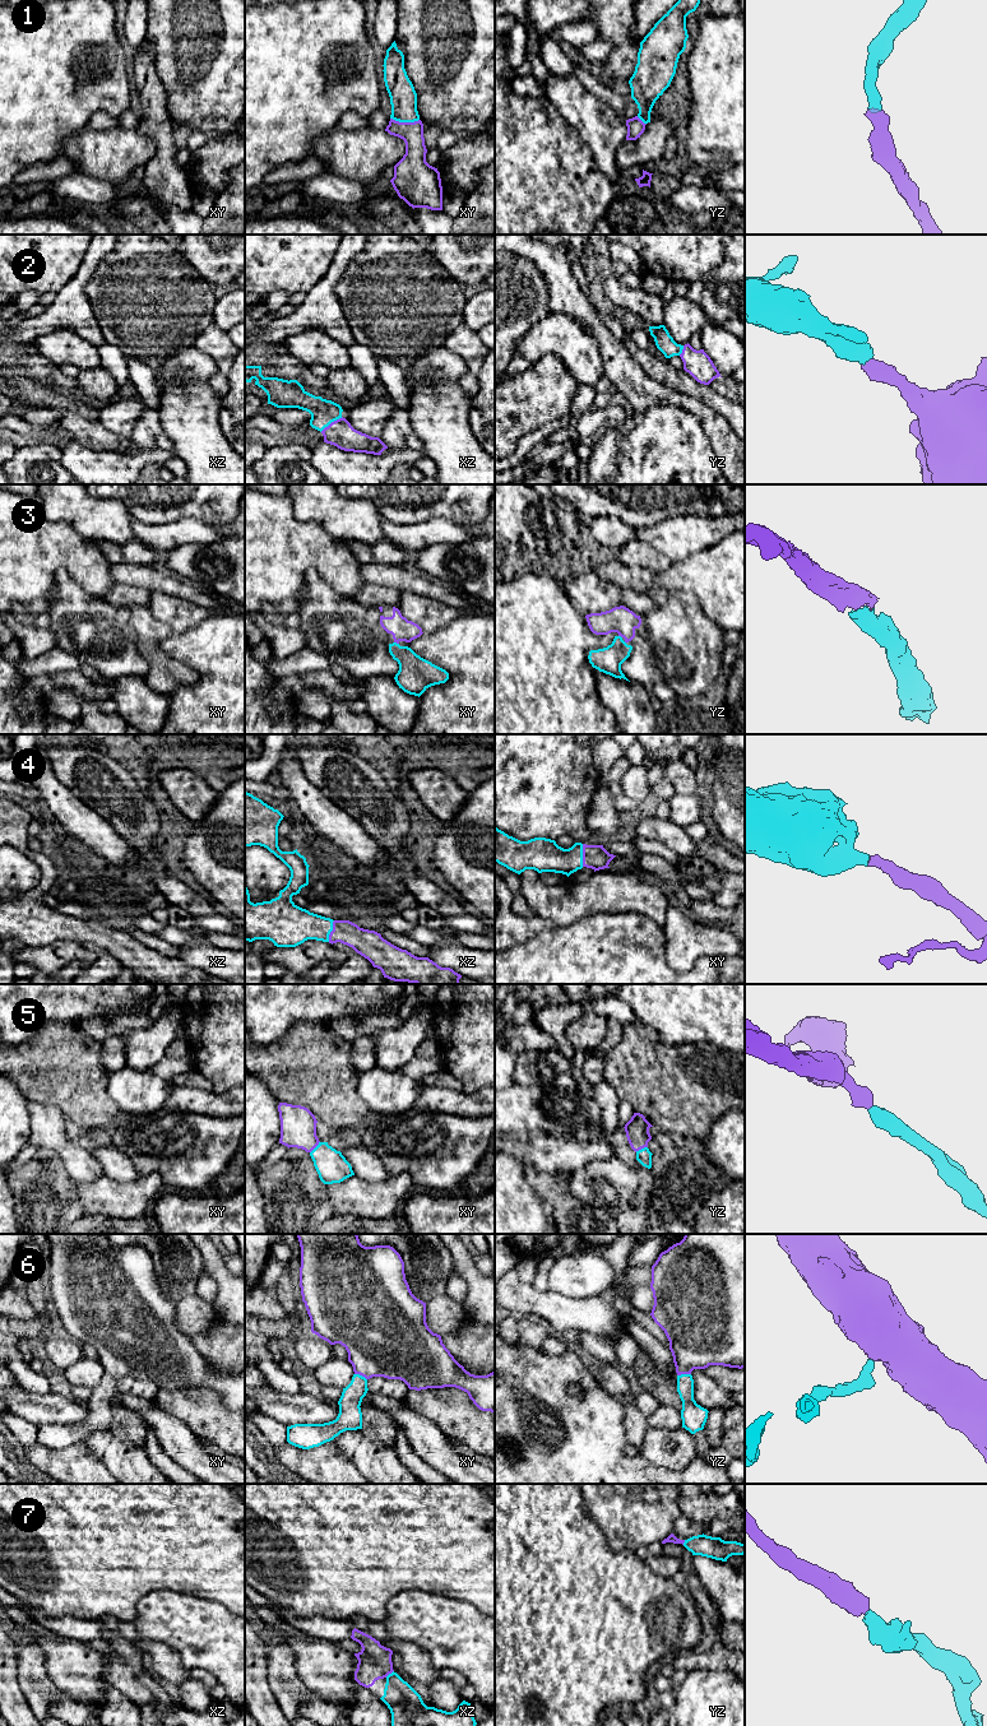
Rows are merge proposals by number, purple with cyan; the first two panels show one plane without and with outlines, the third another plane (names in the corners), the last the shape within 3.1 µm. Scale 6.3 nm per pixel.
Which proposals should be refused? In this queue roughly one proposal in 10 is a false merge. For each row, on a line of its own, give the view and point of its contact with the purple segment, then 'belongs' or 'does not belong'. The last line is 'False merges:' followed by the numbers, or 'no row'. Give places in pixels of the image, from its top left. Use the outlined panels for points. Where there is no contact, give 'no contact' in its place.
1: contact xy (404, 123); belongs
2: contact xz (332, 422); belongs
3: contact xy (397, 643); belongs
4: contact xy (583, 855); belongs
5: contact yz (640, 1149); belongs
6: contact yz (684, 1373); belongs
7: contact xz (389, 1673); belongs
False merges: no row

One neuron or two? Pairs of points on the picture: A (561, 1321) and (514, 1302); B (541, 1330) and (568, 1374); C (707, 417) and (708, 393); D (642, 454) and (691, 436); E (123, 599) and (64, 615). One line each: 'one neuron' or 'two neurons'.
A: one neuron
B: two neurons
C: two neurons
D: one neuron
E: two neurons

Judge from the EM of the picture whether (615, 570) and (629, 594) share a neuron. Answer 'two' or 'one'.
two

